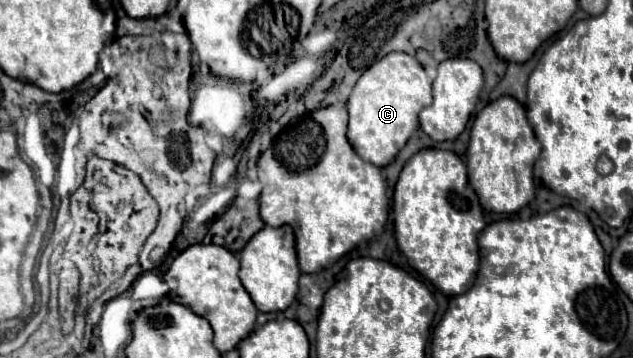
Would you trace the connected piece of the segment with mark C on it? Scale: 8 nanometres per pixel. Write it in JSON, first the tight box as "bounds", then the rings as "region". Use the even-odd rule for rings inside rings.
{"bounds":[348,53,432,167],"region":[[[388,53],[364,71],[348,99],[348,139],[354,151],[376,167],[390,165],[418,129],[418,113],[428,107],[430,101],[432,83],[422,65],[408,53]]]}

